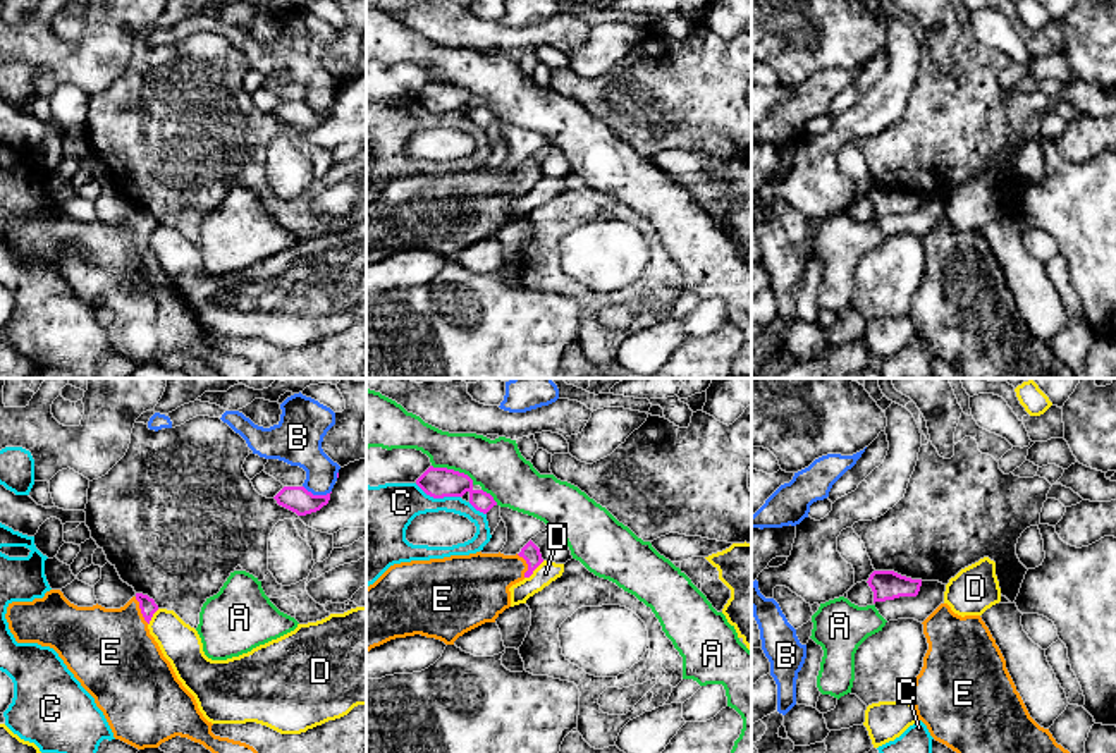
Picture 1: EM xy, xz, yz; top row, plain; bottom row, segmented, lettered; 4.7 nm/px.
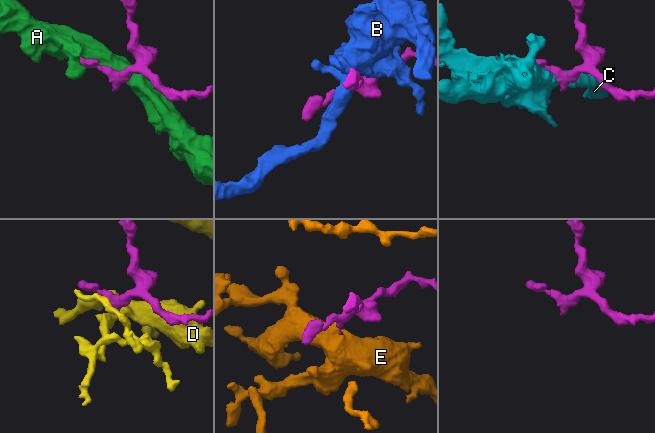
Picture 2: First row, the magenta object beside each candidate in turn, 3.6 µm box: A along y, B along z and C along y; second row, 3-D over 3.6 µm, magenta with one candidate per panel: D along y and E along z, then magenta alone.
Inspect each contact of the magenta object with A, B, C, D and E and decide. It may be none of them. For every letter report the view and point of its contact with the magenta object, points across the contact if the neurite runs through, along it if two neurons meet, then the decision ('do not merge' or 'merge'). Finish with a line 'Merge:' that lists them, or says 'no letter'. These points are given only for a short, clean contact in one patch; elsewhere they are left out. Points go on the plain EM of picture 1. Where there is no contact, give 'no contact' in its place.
A: contact xz (453, 85); do not merge
B: contact xy (317, 110); do not merge
C: contact xz (437, 112); do not merge
D: contact xz (533, 184); border xz (544, 176), (525, 193); do not merge
E: contact xy (141, 226); way xy (148, 222), (141, 226), (110, 267); merge
Merge: E

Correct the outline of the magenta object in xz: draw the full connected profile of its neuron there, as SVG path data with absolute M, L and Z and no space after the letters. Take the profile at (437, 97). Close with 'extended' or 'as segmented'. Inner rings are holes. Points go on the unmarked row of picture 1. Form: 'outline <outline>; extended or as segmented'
outline M430 81L418 95L416 100L433 113L463 112L469 108L469 119L487 129L497 117L483 105L473 103L473 95L459 86L447 83Z; as segmented

